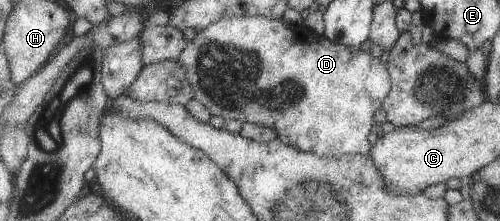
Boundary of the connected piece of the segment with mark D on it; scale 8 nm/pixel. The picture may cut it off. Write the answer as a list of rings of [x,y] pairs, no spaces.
[[[265,16],[224,17],[207,29],[198,32],[195,38],[189,41],[189,45],[178,59],[183,67],[186,67],[190,84],[195,88],[195,100],[209,106],[212,115],[218,115],[224,120],[238,119],[239,121],[269,126],[275,129],[278,137],[286,144],[298,147],[303,151],[313,152],[320,156],[341,157],[347,154],[369,154],[373,147],[369,143],[371,127],[373,127],[373,115],[383,107],[384,101],[389,97],[393,88],[393,81],[388,69],[388,64],[383,63],[379,57],[373,57],[371,53],[363,51],[360,47],[351,48],[331,41],[330,37],[313,32],[307,25],[287,24],[287,21],[271,19]]]

